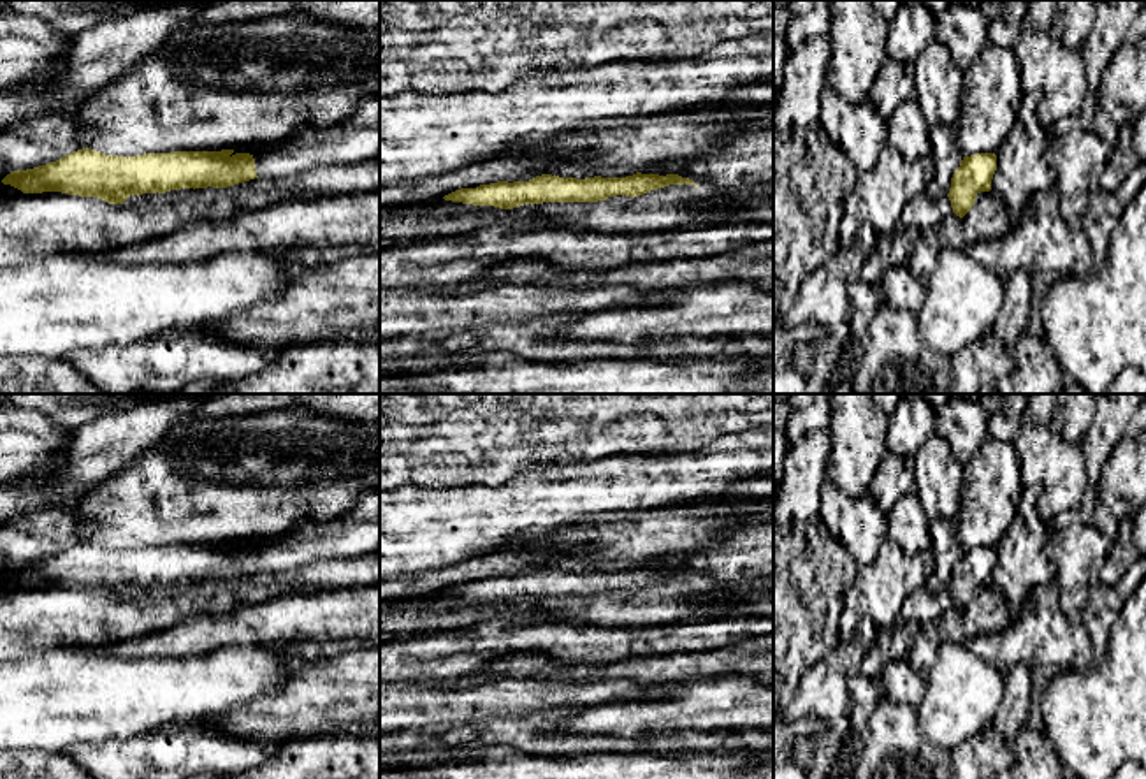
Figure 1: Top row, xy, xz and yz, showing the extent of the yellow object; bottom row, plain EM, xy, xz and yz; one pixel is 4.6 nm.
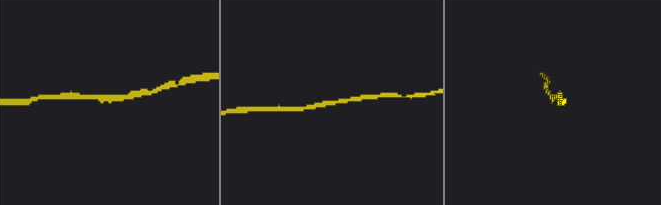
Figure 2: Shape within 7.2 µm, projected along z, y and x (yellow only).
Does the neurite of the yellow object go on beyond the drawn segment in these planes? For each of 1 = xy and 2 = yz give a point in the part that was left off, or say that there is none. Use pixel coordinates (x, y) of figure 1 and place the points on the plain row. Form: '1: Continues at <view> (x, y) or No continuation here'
1: No continuation here
2: No continuation here

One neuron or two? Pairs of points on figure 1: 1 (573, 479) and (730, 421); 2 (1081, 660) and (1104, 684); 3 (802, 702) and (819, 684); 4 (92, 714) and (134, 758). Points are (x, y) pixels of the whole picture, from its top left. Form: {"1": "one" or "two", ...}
{"1": "two", "2": "two", "3": "one", "4": "two"}

